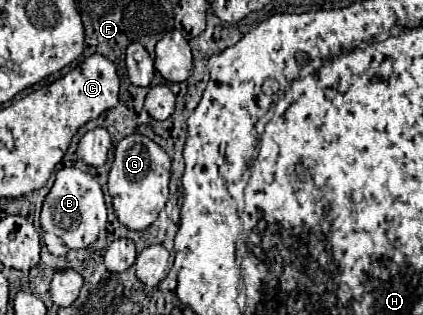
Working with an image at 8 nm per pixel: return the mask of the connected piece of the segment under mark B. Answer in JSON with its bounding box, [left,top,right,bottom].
[40,167,106,249]

